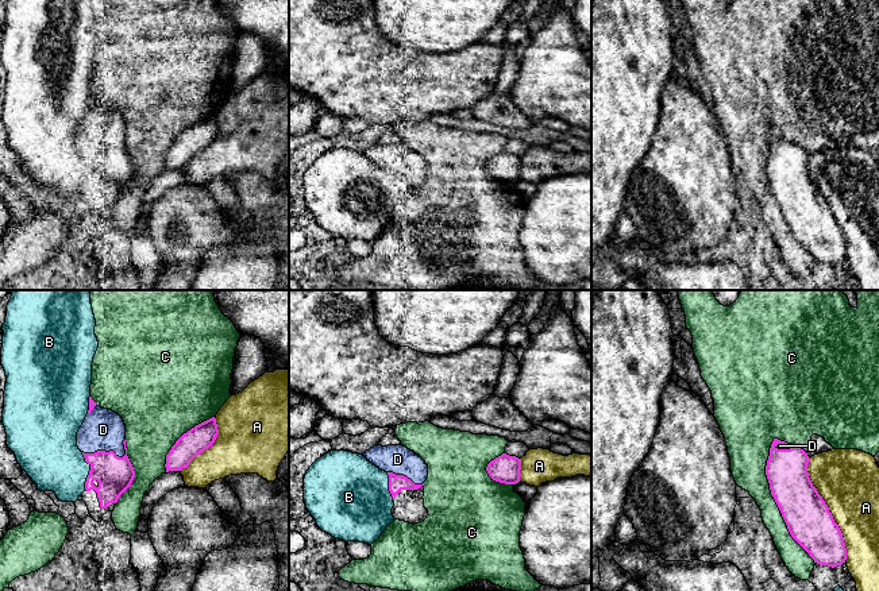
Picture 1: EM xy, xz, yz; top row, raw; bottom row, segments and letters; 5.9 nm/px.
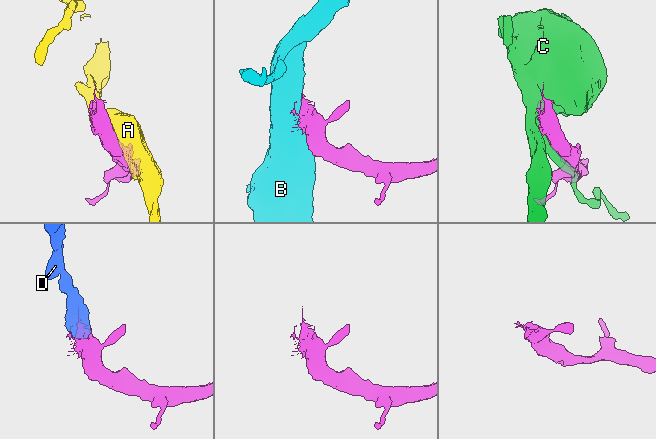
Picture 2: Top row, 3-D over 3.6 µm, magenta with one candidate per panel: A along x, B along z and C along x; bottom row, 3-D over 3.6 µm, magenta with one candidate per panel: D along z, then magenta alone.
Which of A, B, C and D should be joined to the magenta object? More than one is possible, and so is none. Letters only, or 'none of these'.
D

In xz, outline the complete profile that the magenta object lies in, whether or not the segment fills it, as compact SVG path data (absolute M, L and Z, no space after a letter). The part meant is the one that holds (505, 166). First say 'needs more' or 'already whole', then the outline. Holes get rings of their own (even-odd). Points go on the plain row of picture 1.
already whole | M502 151L491 158L486 169L489 174L500 181L516 182L520 179L521 157Z

